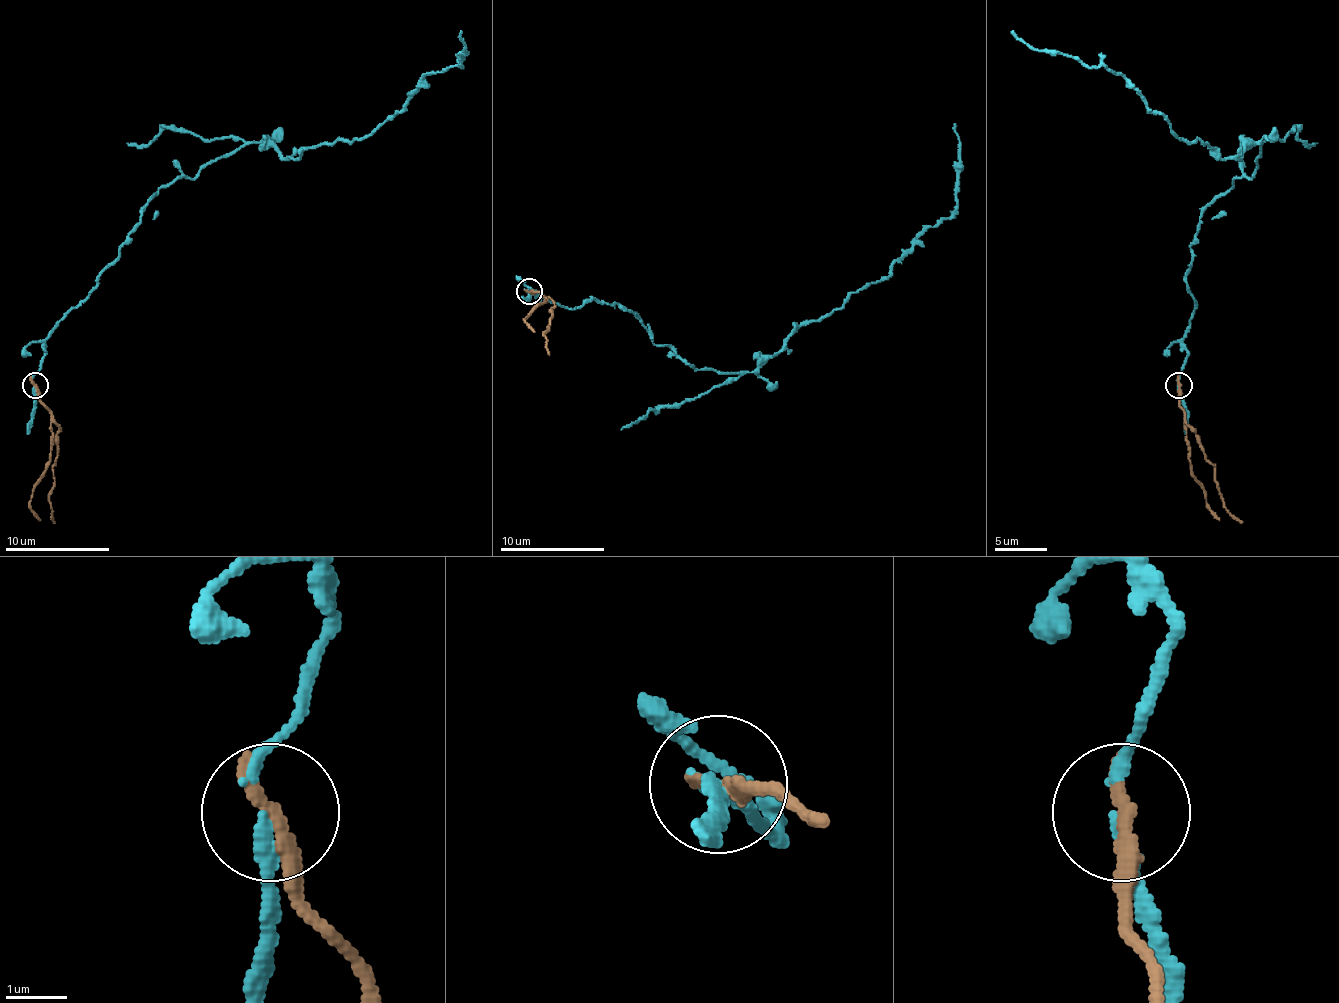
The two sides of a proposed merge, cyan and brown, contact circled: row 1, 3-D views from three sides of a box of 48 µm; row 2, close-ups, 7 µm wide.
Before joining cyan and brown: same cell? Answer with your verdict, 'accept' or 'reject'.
reject

